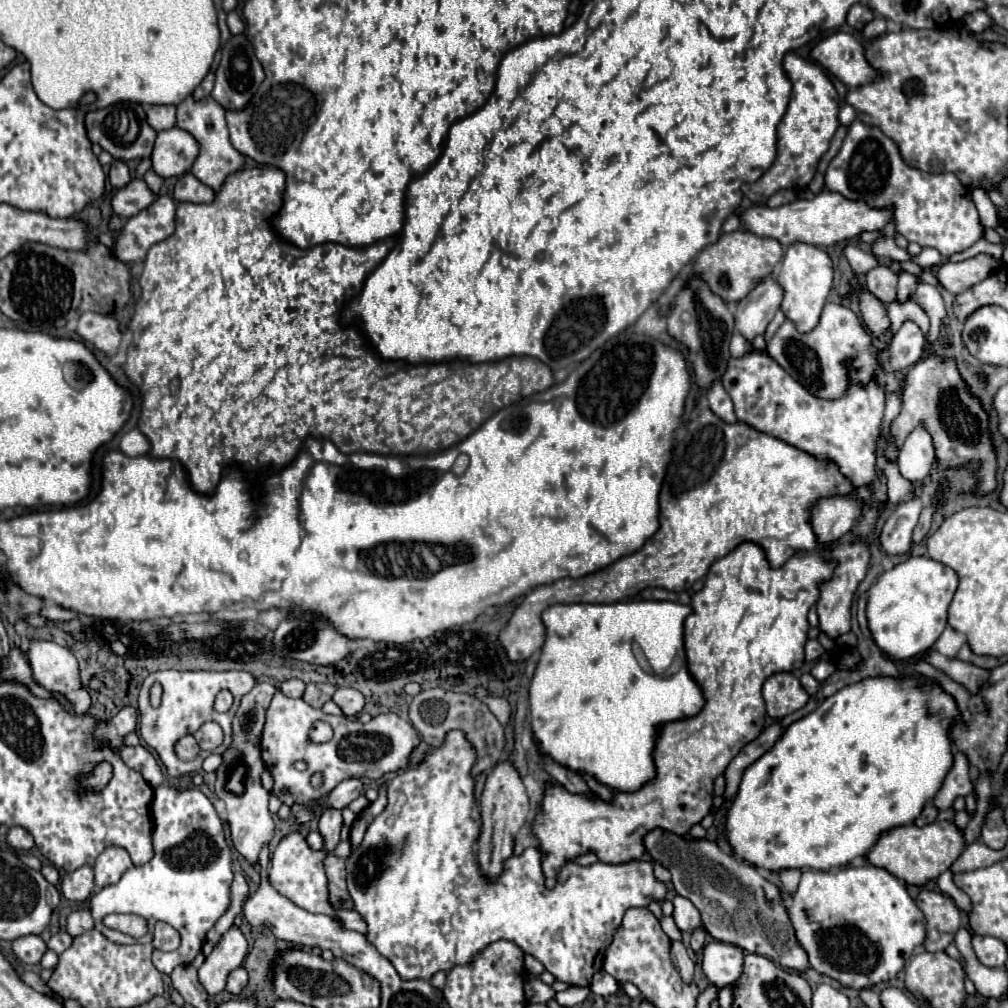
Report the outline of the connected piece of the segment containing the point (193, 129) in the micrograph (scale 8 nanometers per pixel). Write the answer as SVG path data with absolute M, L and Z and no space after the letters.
M192 95L186 97L180 105L178 105L178 119L176 125L188 133L192 133L196 137L196 141L200 143L200 155L192 167L192 173L208 187L212 187L214 191L218 191L224 183L224 179L236 171L240 171L246 163L246 157L236 151L228 139L228 127L226 127L226 111L222 105L218 105L212 97L204 97L200 101L194 101Z

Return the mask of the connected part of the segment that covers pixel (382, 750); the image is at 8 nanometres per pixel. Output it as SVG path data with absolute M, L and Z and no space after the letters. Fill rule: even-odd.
M280 691L274 693L274 699L266 713L266 721L263 729L263 736L261 739L261 757L266 765L268 771L272 771L276 775L276 797L292 807L294 803L296 805L308 805L308 803L314 803L314 801L320 801L322 797L326 797L340 781L344 779L352 779L352 777L370 777L370 779L378 779L378 777L384 777L386 773L390 771L398 771L402 767L408 765L408 757L412 753L412 749L418 745L418 735L416 735L416 729L400 719L396 713L384 713L384 715L378 715L378 717L372 717L368 723L360 723L356 719L348 719L348 717L334 717L334 715L326 715L322 713L320 709L314 709L310 707L308 703L304 703L302 699L290 699L286 695L282 695ZM314 721L328 721L334 729L334 737L330 743L314 743L310 741L308 733L310 733L310 727ZM294 761L306 761L306 771L296 771L296 767L292 765ZM312 773L324 773L324 785L320 789L312 789L310 787L310 775Z

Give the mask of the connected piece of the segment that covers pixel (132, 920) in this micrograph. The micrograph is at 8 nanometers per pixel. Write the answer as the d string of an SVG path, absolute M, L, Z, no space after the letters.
M112 913L104 917L104 925L110 929L118 929L122 933L128 933L136 939L146 935L146 919L140 915L124 915L124 913Z

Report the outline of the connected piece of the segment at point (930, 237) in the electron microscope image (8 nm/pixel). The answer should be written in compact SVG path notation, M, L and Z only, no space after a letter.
M854 121L848 127L848 135L838 151L838 155L830 161L826 169L826 189L842 193L848 199L862 199L870 207L886 207L894 205L894 223L896 231L902 233L908 241L914 241L922 247L934 247L942 253L942 257L950 257L972 247L982 237L982 223L972 201L972 191L960 183L960 179L952 173L924 173L920 169L908 167L898 151L898 145L886 137L878 127L864 125L862 121Z

